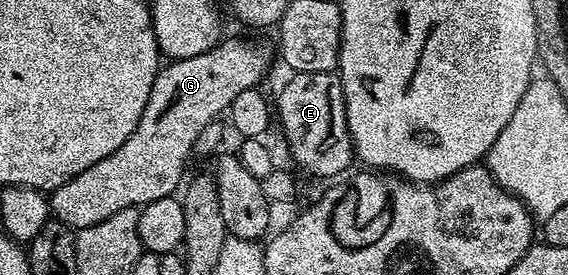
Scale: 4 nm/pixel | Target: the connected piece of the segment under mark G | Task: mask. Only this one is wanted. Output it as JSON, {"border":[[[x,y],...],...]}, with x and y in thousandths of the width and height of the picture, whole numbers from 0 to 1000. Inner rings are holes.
{"border":[[[401,135],[389,138],[363,193],[349,193],[349,207],[290,225],[264,324],[264,367],[257,367],[257,396],[250,396],[250,425],[225,509],[206,549],[194,556],[194,571],[180,571],[180,585],[158,600],[158,615],[137,629],[90,698],[88,767],[97,807],[129,833],[157,825],[173,818],[173,804],[187,789],[201,789],[201,775],[215,775],[215,760],[245,760],[294,709],[308,713],[319,676],[317,647],[324,636],[324,589],[340,575],[338,531],[349,491],[363,455],[386,436],[400,407],[419,338],[433,338],[433,324],[442,316],[456,320],[470,258],[472,229],[447,160]]]}

